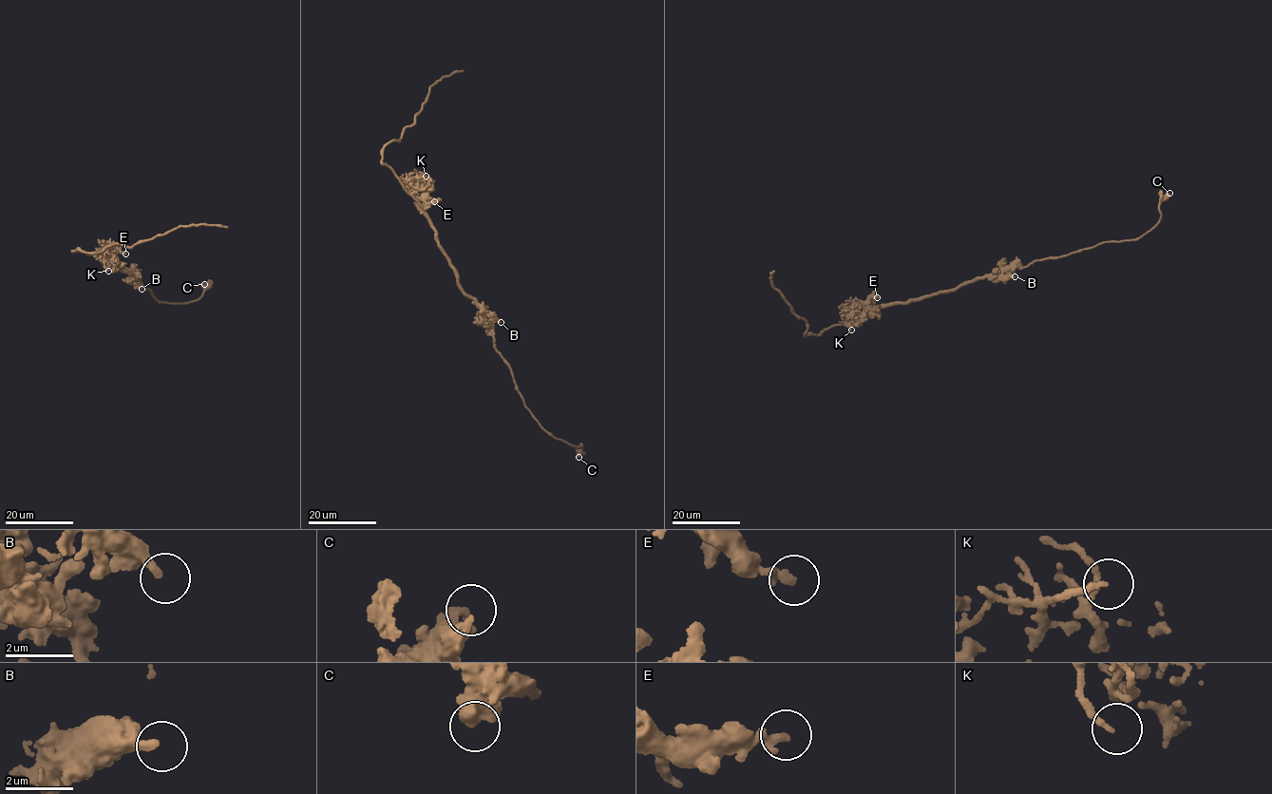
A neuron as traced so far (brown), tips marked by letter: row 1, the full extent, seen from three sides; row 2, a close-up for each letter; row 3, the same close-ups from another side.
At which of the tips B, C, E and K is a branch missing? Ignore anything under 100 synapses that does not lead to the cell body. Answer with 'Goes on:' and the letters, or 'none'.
Goes on: none

